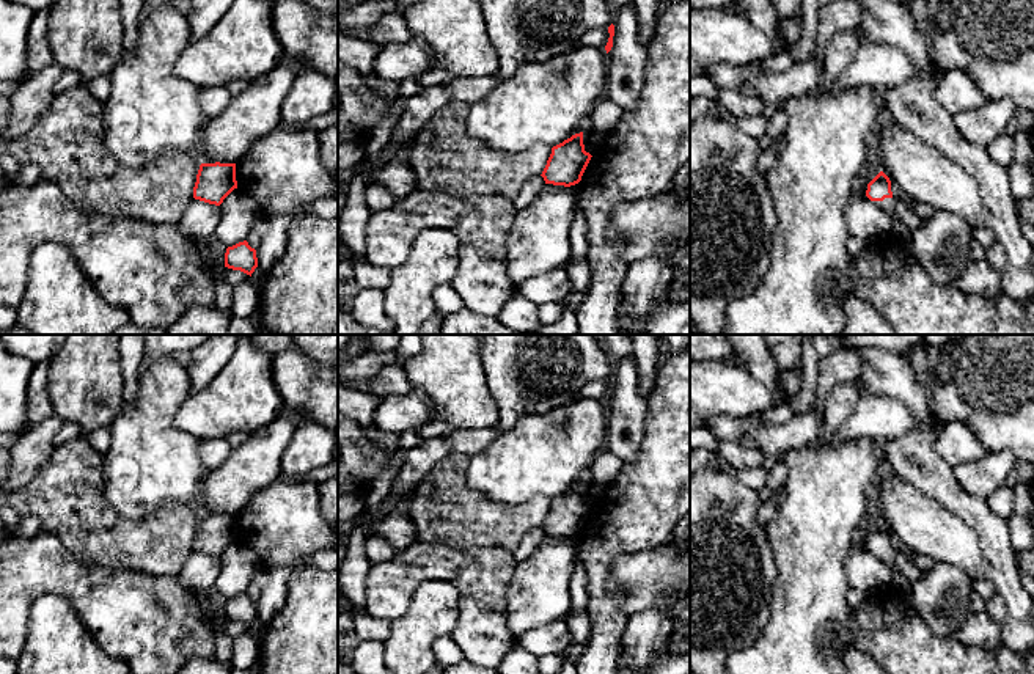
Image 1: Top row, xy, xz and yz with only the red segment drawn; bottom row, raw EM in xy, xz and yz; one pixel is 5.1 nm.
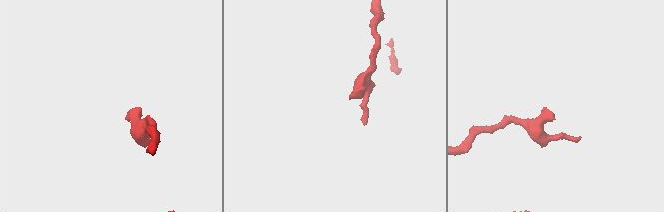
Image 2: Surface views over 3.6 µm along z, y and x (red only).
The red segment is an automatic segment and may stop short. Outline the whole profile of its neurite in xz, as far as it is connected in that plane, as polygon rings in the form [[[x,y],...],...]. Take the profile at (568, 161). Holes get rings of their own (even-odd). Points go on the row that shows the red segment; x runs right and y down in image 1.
[[[583,132],[572,135],[552,148],[552,154],[542,171],[545,184],[570,187],[581,181],[581,176],[591,160],[585,151]]]

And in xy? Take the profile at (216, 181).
[[[201,163],[193,198],[220,206],[234,189],[237,189],[236,163]]]

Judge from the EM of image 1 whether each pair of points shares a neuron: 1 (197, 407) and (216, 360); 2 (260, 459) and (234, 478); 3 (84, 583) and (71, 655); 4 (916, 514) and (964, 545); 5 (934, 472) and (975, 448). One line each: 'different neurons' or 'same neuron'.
1: different neurons
2: same neuron
3: different neurons
4: same neuron
5: different neurons

